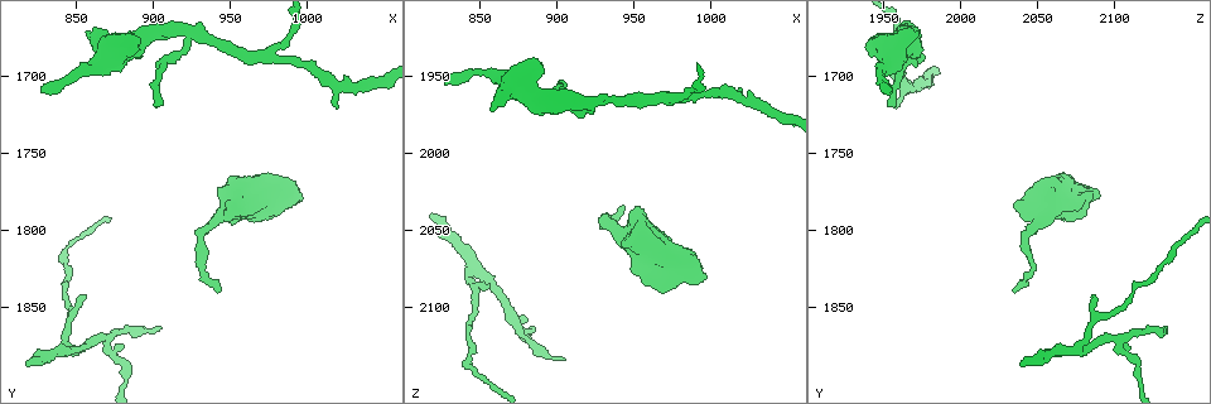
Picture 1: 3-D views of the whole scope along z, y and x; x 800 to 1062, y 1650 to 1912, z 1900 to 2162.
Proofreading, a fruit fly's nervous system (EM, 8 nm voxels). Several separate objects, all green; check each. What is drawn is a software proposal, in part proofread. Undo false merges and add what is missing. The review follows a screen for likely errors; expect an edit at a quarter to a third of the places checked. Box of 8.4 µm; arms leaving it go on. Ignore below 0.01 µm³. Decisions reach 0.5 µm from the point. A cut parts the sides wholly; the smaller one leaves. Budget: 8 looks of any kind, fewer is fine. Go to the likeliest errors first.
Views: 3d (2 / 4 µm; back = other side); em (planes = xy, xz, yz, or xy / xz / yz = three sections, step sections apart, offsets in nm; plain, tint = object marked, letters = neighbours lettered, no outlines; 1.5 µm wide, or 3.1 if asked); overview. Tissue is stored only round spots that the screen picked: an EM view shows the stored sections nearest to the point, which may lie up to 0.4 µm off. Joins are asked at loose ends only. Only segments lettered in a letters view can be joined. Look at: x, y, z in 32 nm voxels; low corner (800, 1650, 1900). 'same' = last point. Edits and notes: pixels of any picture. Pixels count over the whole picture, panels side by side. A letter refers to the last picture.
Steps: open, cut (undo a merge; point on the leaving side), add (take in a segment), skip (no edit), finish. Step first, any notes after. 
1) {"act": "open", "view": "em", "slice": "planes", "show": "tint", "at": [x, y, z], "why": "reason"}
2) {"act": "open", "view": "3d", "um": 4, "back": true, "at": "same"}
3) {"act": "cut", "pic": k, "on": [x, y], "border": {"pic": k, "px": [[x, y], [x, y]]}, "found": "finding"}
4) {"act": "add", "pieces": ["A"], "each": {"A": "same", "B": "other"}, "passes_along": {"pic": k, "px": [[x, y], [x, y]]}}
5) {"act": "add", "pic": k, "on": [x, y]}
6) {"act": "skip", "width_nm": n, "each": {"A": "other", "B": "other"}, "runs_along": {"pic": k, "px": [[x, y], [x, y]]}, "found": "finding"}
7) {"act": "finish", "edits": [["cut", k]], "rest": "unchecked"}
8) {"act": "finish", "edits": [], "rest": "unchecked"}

{"act": "open", "view": "em", "slice": "planes", "show": "letters", "at": [828, 1710, 1954], "why": "free end"}

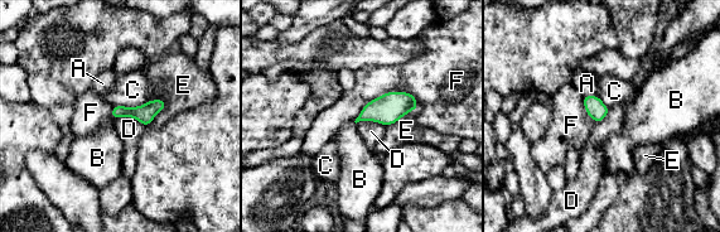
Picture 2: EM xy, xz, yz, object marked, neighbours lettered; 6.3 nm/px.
{"act": "skip", "width_nm": 120, "each": {"A": "other", "B": "other", "C": "other", "D": "other", "E": "other", "F": "other"}, "border": {"pic": 2, "px": [[114, 117], [131, 116], [145, 126]]}, "found": "none of them fits"}

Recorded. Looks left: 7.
{"act": "open", "view": "3d", "um": 2, "at": [820, 1888, 2040]}

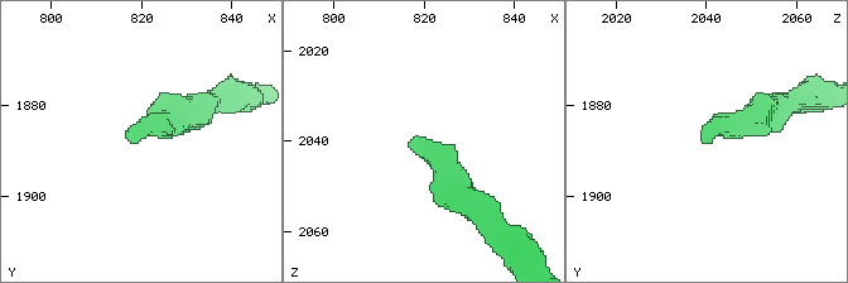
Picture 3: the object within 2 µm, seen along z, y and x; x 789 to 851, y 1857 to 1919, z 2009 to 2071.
{"act": "open", "view": "em", "slice": "planes", "show": "plain", "at": [819, 1888, 2038], "why": "need the tissue"}

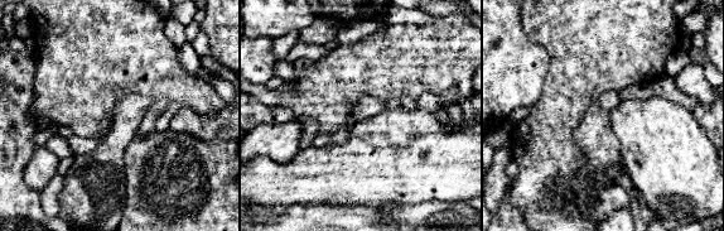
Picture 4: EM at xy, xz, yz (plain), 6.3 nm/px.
{"act": "open", "view": "em", "slice": "planes", "show": "letters", "at": "same"}

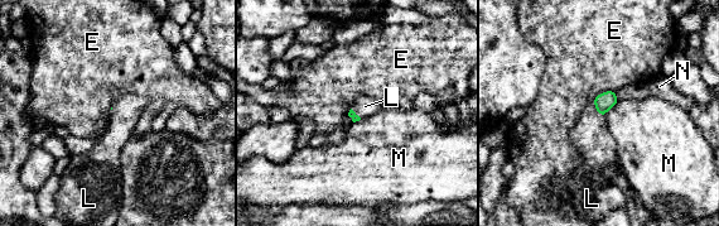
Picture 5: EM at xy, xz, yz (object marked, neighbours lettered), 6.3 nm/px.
{"act": "add", "pieces": ["L"], "longest_contact_nm": ["E", 170], "each": {"E": "other", "L": "same", "M": "other", "N": "other"}, "passes_along": {"pic": 5, "px": [[604, 101], [597, 110], [590, 135]]}, "found": "the cell continues"}

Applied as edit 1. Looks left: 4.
{"act": "finish", "edits": [["add", 5]], "rest": "unchecked"}

